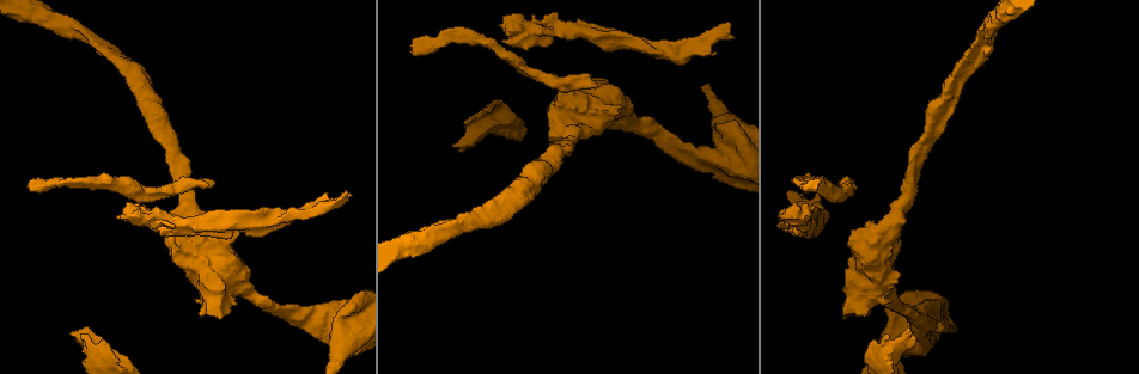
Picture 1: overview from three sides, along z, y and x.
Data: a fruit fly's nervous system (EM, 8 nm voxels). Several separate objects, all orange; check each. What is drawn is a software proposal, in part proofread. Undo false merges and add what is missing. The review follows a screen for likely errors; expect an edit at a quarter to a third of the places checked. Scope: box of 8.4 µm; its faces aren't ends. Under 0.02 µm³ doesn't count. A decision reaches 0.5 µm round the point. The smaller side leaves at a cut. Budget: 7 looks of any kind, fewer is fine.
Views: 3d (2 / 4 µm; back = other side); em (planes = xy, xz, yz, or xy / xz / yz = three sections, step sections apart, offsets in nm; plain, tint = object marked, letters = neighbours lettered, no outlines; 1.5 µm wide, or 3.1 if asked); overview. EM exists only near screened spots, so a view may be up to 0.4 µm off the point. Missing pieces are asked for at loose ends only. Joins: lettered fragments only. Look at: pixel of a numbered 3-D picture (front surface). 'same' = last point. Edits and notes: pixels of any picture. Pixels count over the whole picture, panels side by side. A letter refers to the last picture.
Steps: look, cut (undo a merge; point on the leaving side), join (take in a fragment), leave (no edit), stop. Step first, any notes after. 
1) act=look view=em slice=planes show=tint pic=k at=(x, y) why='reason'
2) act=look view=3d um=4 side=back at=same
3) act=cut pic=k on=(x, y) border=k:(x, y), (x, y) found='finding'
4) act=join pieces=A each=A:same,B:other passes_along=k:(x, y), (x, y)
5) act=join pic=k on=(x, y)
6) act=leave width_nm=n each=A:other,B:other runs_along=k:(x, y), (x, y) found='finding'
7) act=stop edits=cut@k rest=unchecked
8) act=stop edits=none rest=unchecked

act=look view=3d um=4 pic=1 at=(597, 87)

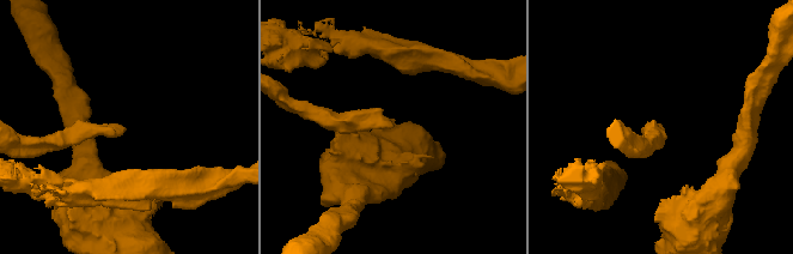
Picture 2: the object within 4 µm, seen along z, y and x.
act=look view=em slice=planes show=letters pic=2 at=(122, 130)

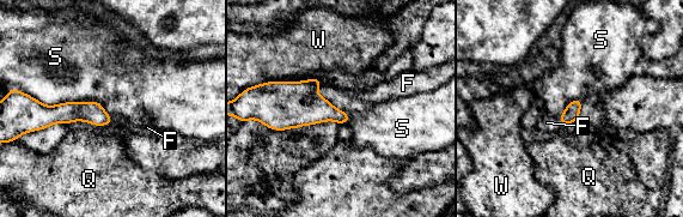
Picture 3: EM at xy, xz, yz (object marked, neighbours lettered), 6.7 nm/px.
act=join pieces=F width_nm=100 each=F:same,Q:other,S:other,W:other passes_along=3:(571, 114), (560, 121), (547, 122) found='it goes on there'

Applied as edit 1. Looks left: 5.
act=look view=em slice=planes show=letters pic=1 at=(413, 53) why='an open end'

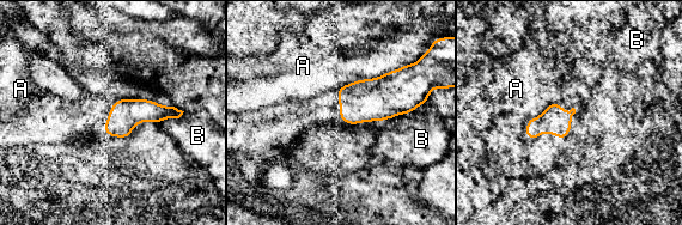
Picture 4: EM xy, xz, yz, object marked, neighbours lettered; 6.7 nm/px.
act=leave width_nm=190 each=A:other,B:other found='none of them fits'

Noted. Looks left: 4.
act=look view=em slice=xz step=4 show=tint pic=1 at=(196, 300)

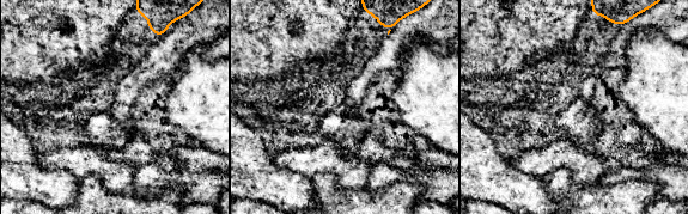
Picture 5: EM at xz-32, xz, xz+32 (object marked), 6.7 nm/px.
act=look view=em slice=planes show=letters at=same

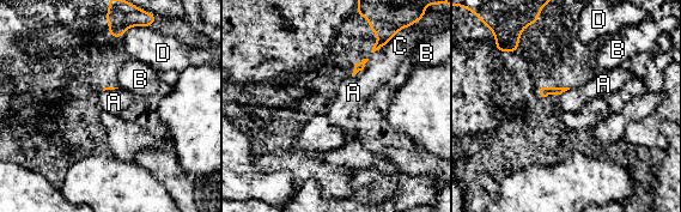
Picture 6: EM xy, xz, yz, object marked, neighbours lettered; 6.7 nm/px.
act=leave longest_contact=D:200nm each=A:other,B:other,C:other,D:other found='no lettered fragment goes on from it'

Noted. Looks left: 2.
act=stop edits=join@3 rest=unchecked

